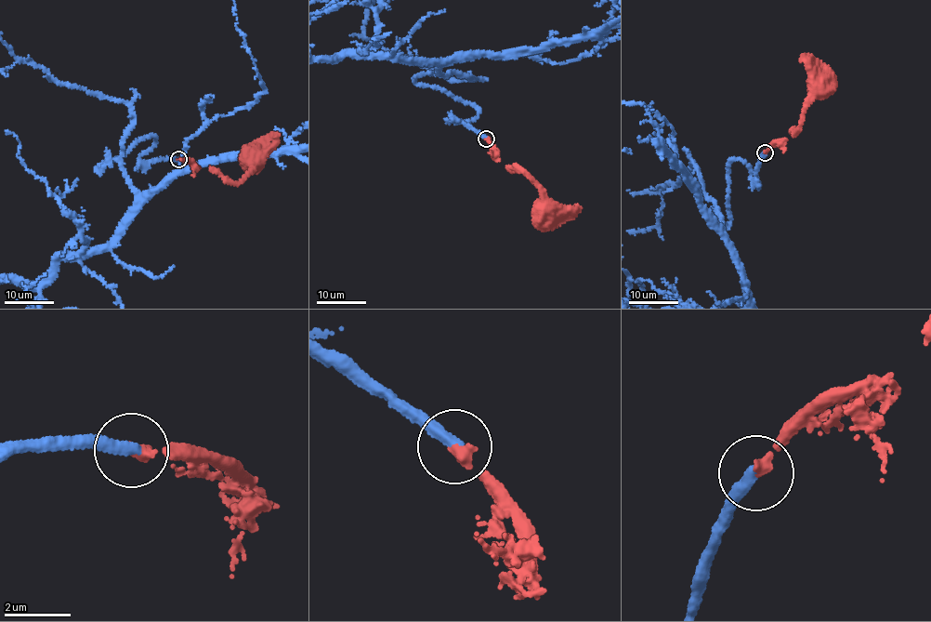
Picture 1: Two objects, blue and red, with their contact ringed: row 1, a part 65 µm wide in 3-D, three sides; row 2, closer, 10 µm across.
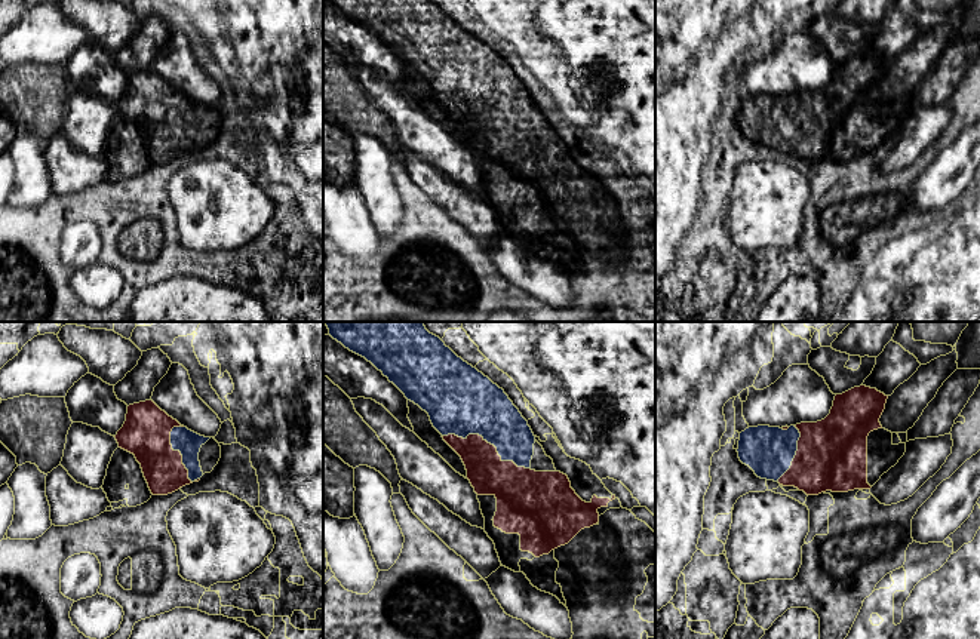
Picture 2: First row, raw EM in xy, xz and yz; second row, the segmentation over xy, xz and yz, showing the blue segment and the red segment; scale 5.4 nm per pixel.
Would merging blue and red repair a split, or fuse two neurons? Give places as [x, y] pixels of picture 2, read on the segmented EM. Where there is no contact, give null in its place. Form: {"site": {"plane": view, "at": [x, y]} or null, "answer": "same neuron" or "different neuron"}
{"site": {"plane": "xz", "at": [488, 442]}, "answer": "same neuron"}

